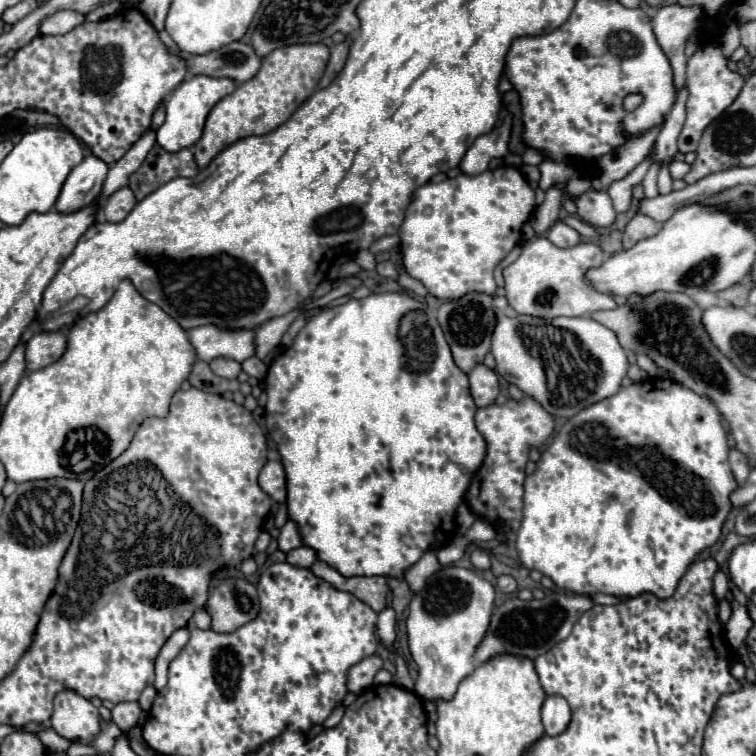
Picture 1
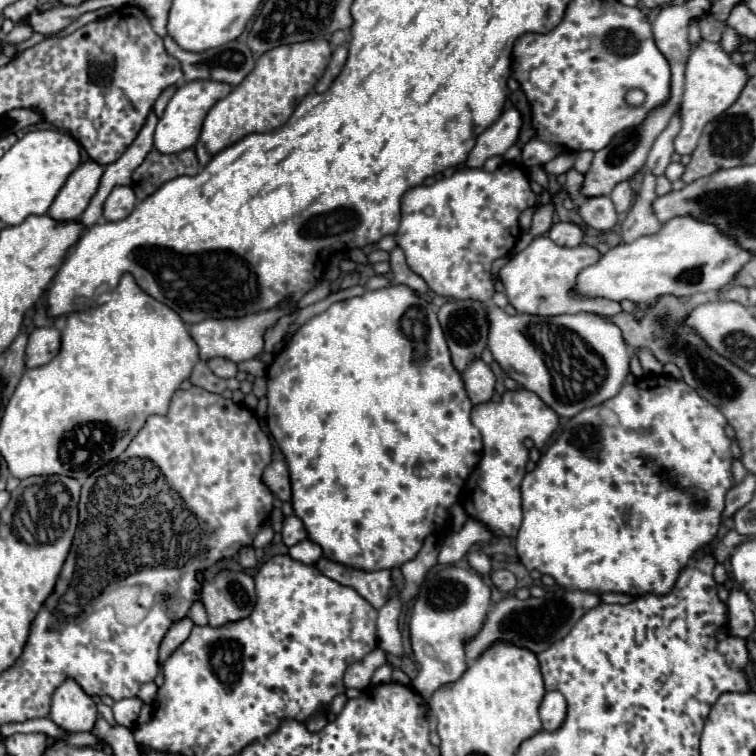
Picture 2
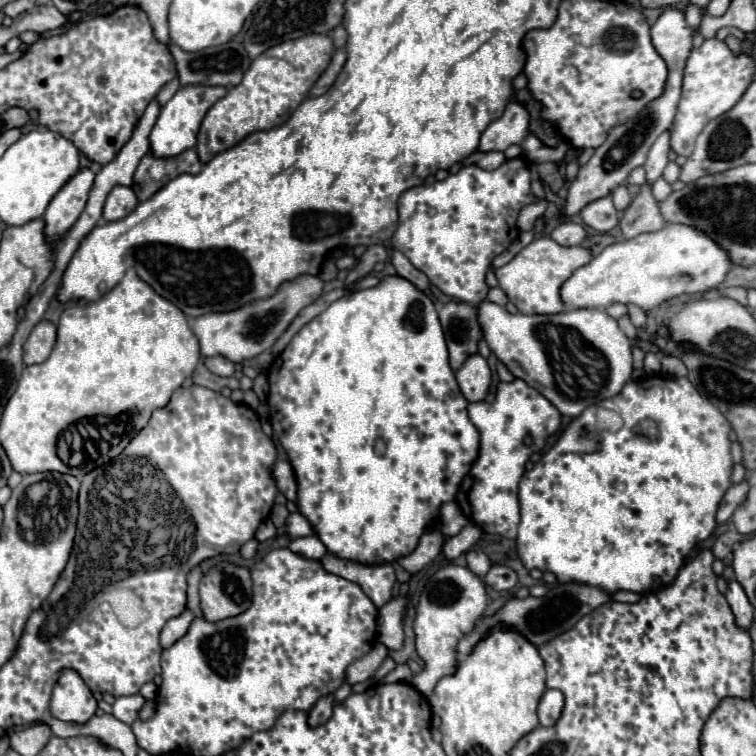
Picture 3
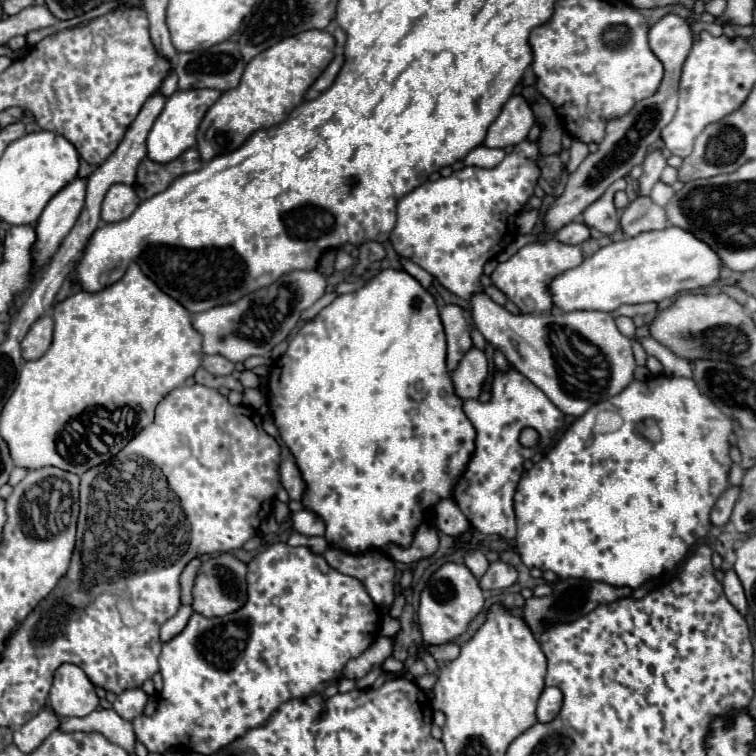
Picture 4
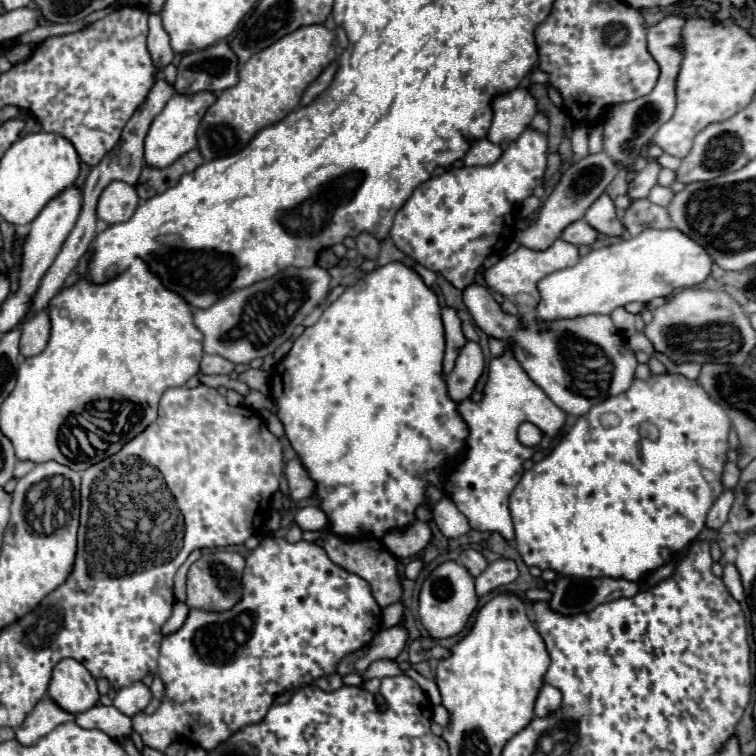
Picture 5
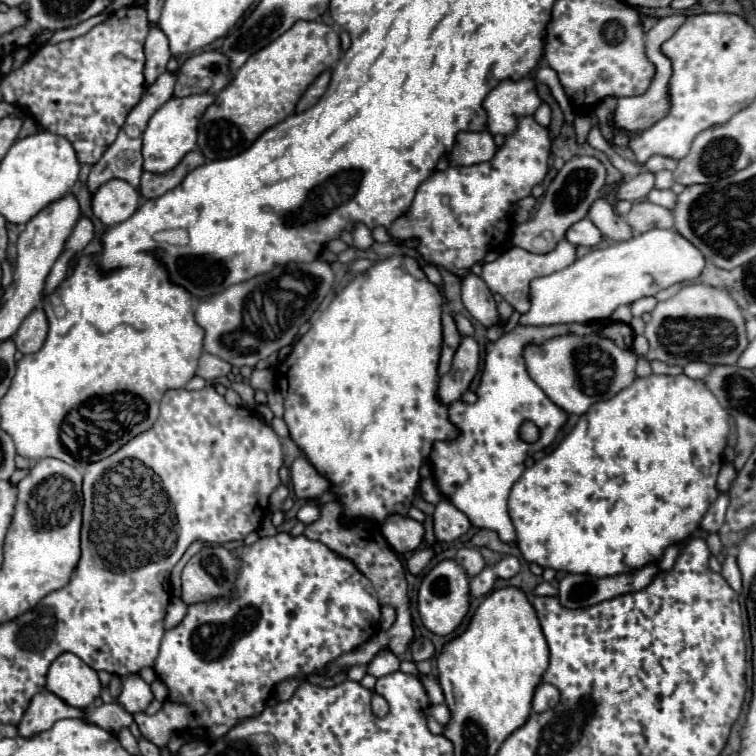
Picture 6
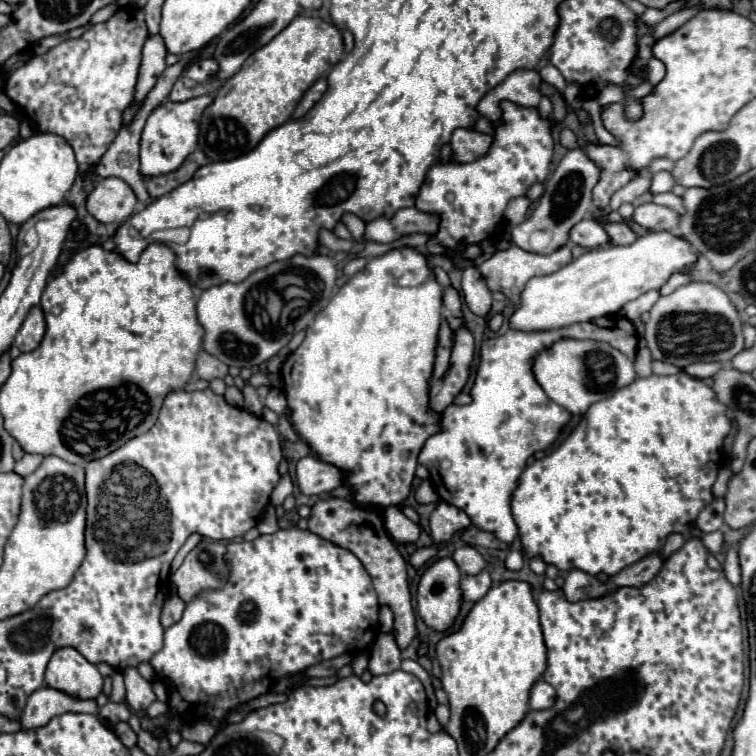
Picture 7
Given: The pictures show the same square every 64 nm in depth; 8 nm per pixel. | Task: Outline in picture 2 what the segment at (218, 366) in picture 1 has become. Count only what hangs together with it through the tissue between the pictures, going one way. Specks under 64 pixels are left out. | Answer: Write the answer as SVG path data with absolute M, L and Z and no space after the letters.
M214 358L214 360L208 360L208 368L220 376L220 378L234 378L236 372L238 372L238 364L232 362L232 360L226 360L226 358Z

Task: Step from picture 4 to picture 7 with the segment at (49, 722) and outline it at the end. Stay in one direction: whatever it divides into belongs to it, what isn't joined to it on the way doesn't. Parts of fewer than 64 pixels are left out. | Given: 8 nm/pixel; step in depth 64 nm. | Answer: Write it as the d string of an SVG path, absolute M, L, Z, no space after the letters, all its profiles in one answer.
M40 688L28 698L20 724L22 724L22 730L34 730L34 728L46 726L54 716L68 714L68 712L96 714L98 706L94 700L74 700L54 688Z

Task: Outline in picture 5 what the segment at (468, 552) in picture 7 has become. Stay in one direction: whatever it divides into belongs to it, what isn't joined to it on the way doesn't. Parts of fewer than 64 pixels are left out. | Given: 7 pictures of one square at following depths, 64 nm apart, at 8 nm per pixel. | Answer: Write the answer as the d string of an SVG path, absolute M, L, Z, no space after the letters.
M464 550L464 552L460 554L460 562L468 568L468 572L470 572L474 578L480 576L480 574L486 570L486 566L488 566L486 558L484 558L478 550Z

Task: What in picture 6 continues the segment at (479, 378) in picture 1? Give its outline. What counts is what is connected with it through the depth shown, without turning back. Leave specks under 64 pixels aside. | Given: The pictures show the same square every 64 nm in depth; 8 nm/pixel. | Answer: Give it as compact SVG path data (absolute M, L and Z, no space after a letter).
M464 336L458 352L454 354L452 370L440 378L438 384L438 398L444 404L452 404L454 400L460 400L462 394L468 390L470 382L478 374L480 366L480 348L474 338Z

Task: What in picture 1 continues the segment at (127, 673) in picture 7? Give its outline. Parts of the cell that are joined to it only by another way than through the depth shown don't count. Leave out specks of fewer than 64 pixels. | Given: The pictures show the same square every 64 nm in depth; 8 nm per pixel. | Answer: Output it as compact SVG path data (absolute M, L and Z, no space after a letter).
M122 702L122 704L116 704L114 710L112 710L112 720L116 722L116 726L122 730L122 732L128 732L132 726L138 724L138 718L140 718L142 710L138 706L138 702Z

